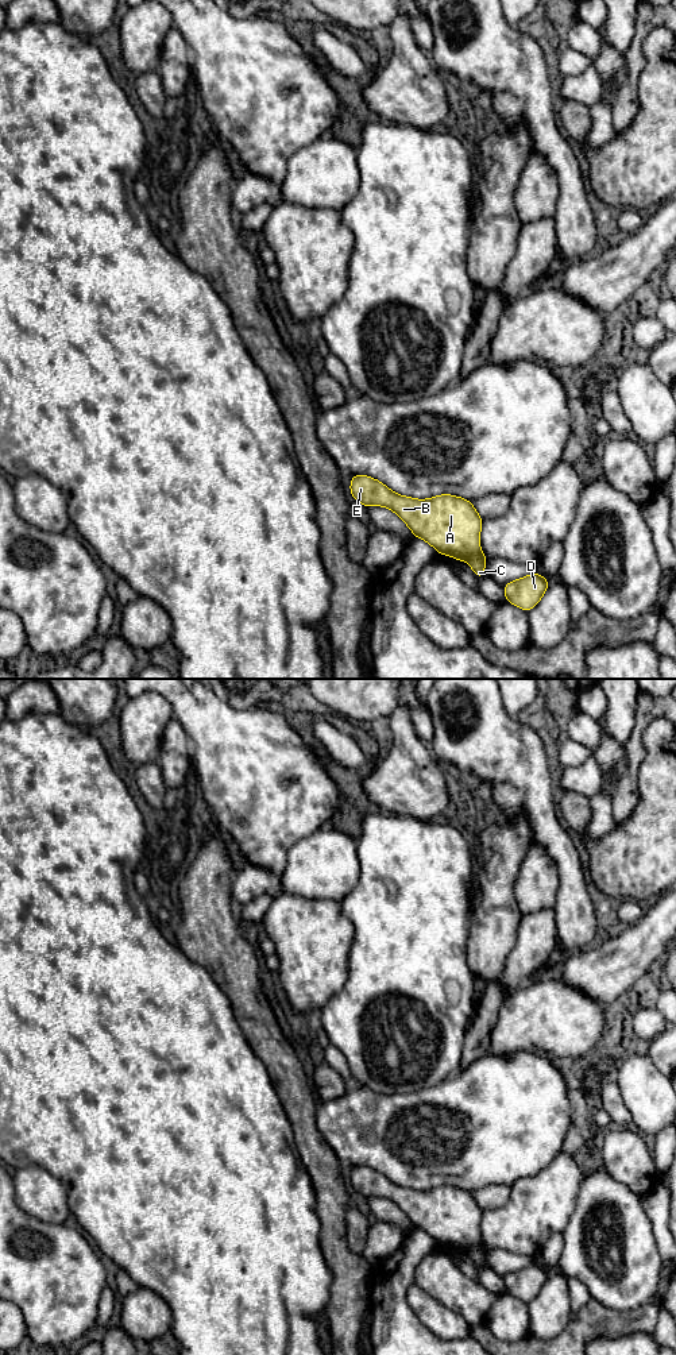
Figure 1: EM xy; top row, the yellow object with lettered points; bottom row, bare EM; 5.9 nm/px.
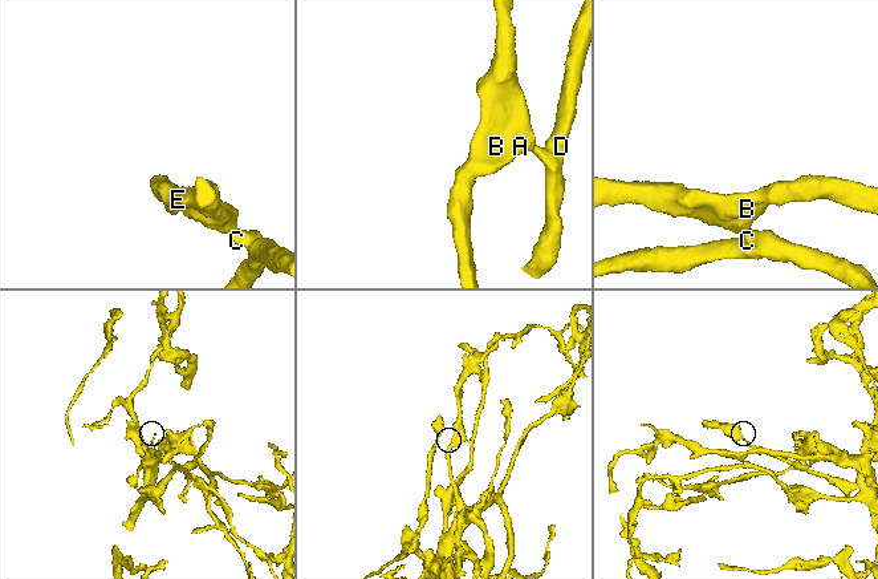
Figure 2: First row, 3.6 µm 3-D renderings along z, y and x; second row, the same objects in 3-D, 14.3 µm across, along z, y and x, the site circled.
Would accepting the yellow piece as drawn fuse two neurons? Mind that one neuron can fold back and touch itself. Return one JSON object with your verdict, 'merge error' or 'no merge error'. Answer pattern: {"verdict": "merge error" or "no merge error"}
{"verdict": "merge error"}

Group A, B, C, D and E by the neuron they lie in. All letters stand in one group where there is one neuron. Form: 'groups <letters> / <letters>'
groups A B E / C D

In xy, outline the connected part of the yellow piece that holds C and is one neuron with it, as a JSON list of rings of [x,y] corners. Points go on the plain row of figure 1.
[[[479,1243],[478,1246],[467,1251],[476,1269],[486,1267],[484,1254],[487,1248],[488,1247],[486,1247],[483,1243]]]

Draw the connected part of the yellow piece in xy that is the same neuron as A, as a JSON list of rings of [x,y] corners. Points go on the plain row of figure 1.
[[[352,1166],[349,1184],[366,1198],[385,1197],[393,1201],[414,1228],[425,1231],[440,1246],[467,1252],[480,1243],[483,1209],[464,1189],[440,1185],[416,1190],[397,1185],[367,1166]]]

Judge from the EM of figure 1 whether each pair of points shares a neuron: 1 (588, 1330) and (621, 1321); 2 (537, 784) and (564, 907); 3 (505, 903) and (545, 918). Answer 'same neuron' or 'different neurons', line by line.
1: same neuron
2: same neuron
3: different neurons

